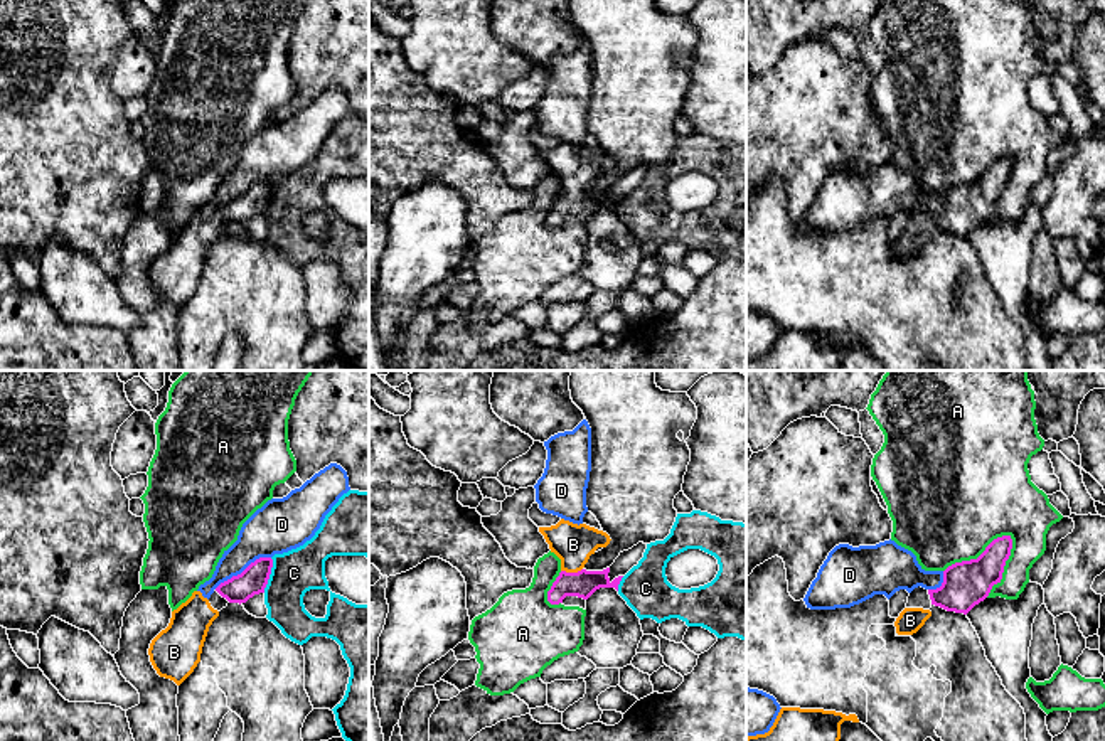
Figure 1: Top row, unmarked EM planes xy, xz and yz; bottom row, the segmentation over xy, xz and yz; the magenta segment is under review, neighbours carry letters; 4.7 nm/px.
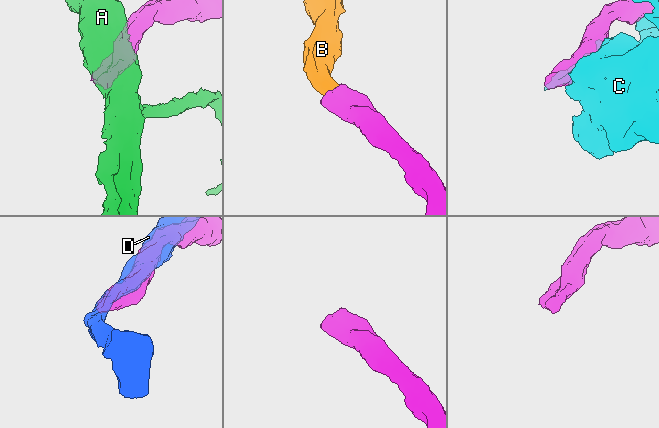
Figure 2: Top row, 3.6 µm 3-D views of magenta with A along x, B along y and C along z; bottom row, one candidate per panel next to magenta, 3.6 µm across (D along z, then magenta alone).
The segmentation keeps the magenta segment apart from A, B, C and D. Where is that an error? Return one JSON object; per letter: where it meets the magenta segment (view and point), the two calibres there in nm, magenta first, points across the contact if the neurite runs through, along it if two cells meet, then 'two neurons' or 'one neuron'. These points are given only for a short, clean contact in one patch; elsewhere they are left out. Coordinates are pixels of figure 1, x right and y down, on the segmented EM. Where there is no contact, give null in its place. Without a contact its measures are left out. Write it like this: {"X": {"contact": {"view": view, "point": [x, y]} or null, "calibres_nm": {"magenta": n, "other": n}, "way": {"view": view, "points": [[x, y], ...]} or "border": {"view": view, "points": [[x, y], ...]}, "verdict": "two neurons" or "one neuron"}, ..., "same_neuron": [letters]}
{"A": {"contact": {"view": "yz", "point": [979, 556]}, "calibres_nm": {"magenta": 220, "other": 480}, "verdict": "two neurons"}, "B": {"contact": {"view": "xz", "point": [571, 573]}, "calibres_nm": {"magenta": 130, "other": 190}, "way": {"view": "xz", "points": [[583, 583], [571, 573], [573, 544]]}, "verdict": "one neuron"}, "C": {"contact": {"view": "xy", "point": [270, 573]}, "calibres_nm": {"magenta": 140, "other": 220}, "verdict": "two neurons"}, "D": {"contact": {"view": "xy", "point": [243, 571]}, "calibres_nm": {"magenta": 140, "other": 240}, "verdict": "two neurons"}, "same_neuron": ["B"]}

